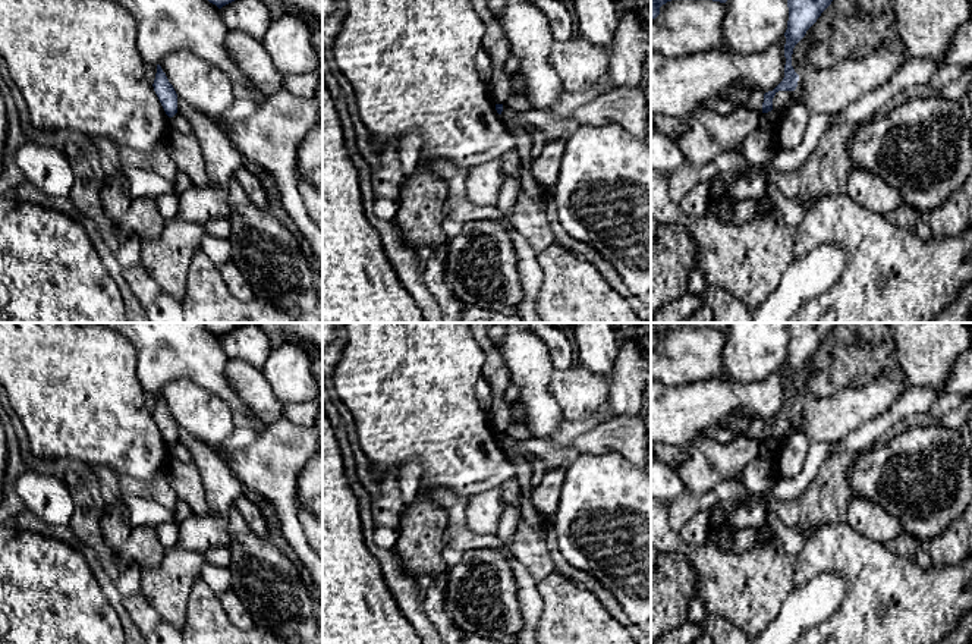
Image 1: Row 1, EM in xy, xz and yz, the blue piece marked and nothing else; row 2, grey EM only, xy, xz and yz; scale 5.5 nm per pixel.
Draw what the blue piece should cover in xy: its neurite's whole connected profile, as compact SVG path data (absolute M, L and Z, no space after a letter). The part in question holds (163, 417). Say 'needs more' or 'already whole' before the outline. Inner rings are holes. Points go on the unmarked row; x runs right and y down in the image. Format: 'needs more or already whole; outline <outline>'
already whole; outline M157 393L157 402L152 415L166 443L173 446L177 442L177 422L160 393Z

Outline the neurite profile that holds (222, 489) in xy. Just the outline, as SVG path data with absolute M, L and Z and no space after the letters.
M179 424L177 440L191 452L192 461L199 469L208 508L217 515L227 515L242 494L240 483L216 450Z

